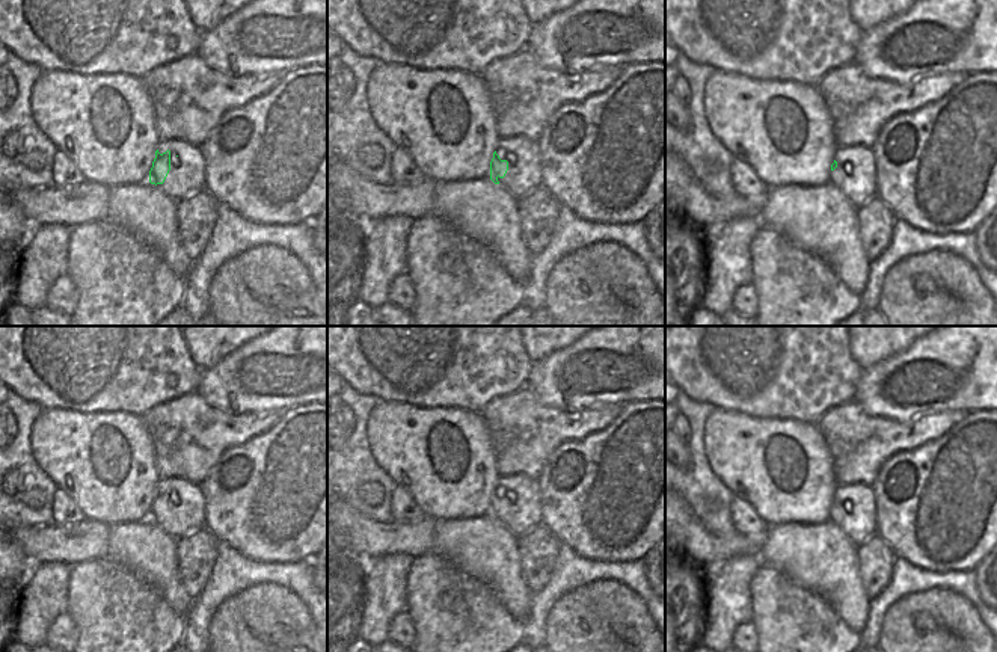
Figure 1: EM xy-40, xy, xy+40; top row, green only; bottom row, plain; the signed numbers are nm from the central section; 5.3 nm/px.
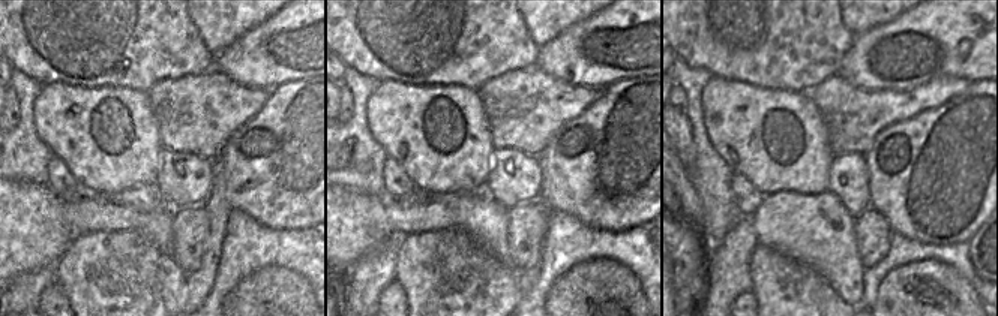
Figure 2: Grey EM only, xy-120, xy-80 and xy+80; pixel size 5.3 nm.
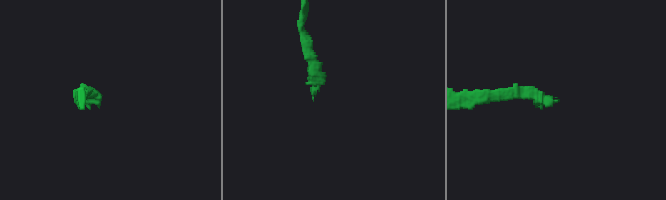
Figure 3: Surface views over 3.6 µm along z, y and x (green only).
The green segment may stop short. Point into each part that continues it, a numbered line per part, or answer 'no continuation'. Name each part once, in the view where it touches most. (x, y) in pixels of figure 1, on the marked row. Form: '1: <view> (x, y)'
1: xy-40 (186, 177)

